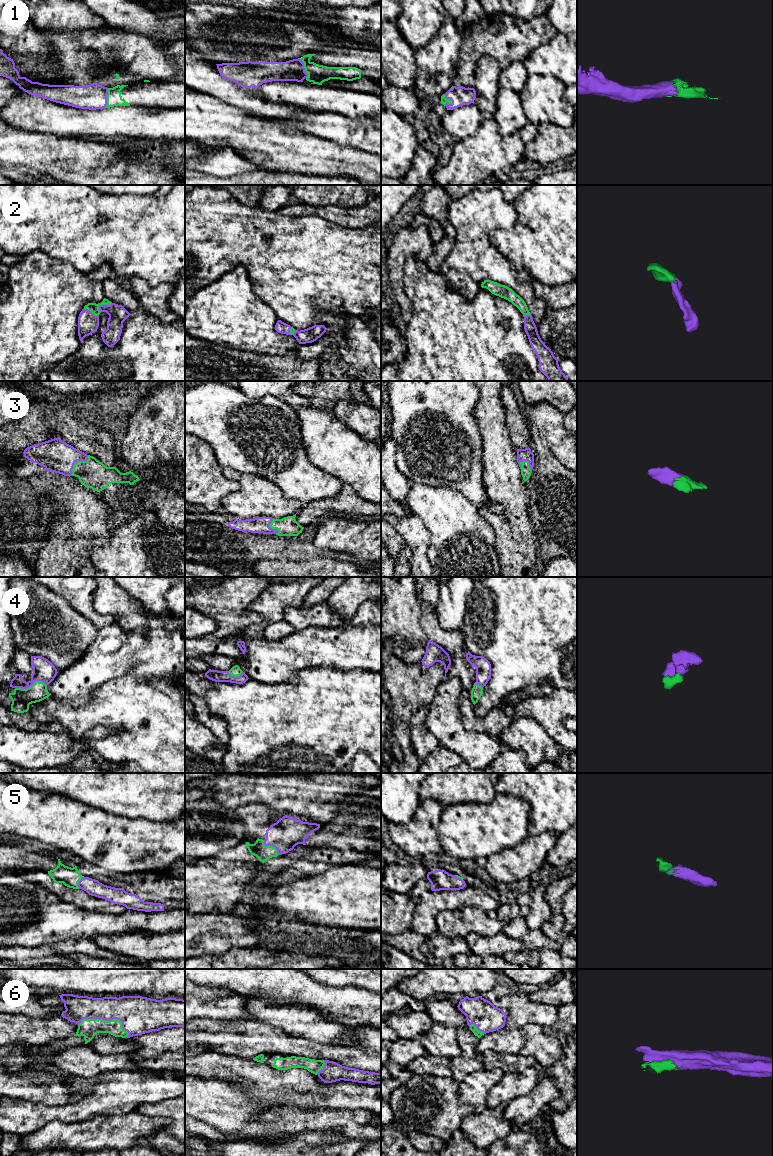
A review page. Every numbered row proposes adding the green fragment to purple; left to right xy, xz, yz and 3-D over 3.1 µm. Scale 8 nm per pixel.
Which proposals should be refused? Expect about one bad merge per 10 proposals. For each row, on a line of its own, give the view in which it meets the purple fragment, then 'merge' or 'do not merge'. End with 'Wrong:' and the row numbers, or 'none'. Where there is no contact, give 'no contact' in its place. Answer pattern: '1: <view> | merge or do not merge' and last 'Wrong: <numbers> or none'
1: xz | merge
2: xy | merge
3: xy | merge
4: xy | merge
5: xz | merge
6: xy | merge
Wrong: none

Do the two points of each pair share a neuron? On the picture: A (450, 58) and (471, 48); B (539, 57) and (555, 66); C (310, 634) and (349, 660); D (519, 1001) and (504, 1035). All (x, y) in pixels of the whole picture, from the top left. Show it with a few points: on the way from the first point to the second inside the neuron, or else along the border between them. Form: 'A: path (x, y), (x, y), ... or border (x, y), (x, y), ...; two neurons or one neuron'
A: border (461, 31), (461, 46), (456, 74); two neurons
B: path (543, 59), (548, 59), (551, 62); one neuron
C: path (320, 644), (323, 647), (336, 647), (339, 650); one neuron
D: border (505, 1025), (509, 1028), (520, 1029); two neurons

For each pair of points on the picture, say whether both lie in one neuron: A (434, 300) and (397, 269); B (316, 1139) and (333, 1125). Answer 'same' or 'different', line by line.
A: different
B: different

